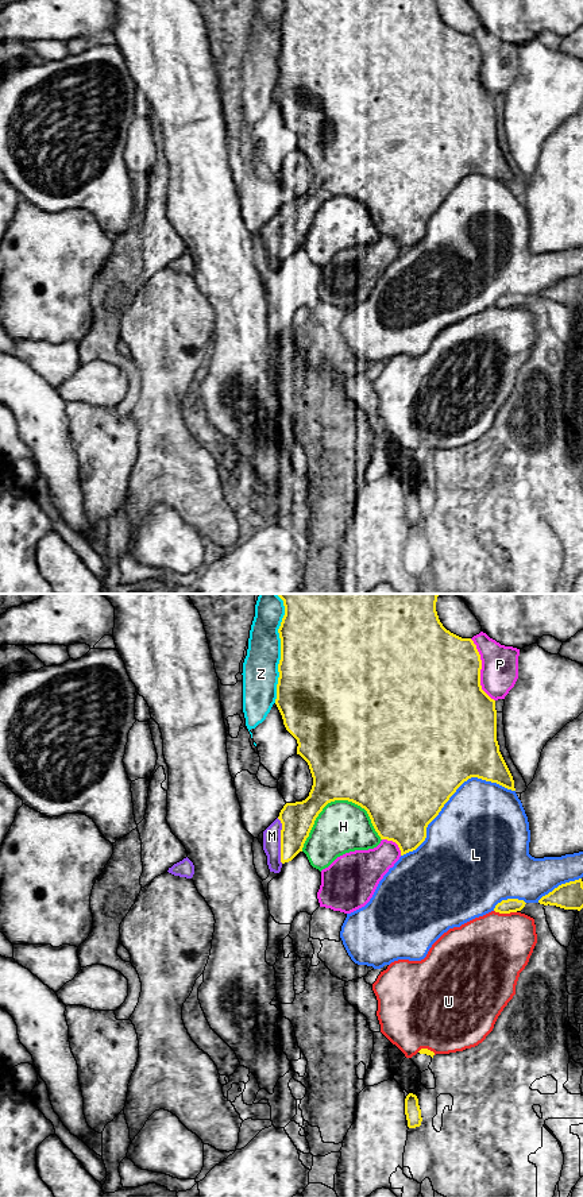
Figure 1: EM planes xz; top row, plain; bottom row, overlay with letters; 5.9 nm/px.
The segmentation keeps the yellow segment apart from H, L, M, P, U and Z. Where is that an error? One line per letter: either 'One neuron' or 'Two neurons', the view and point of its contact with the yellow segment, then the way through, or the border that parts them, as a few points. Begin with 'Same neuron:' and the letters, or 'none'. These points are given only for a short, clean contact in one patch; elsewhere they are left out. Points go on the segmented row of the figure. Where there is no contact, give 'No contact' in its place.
Same neuron: M
H: Two neurons. Touches yellow at xz (336, 799)
L: Two neurons. Touches yellow at xz (450, 796)
M: One neuron. Touches yellow at xz (281, 841). Path across: xz (297, 819), (281, 841), (271, 836)
P: Two neurons. Touches yellow at xz (481, 668)
U: Two neurons. Touches yellow at xz (505, 912)
Z: Two neurons. Touches yellow at xz (281, 648)

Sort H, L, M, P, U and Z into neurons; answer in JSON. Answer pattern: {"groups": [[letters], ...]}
{"groups": [["H"], ["L"], ["M"], ["P"], ["U"], ["Z"]]}

